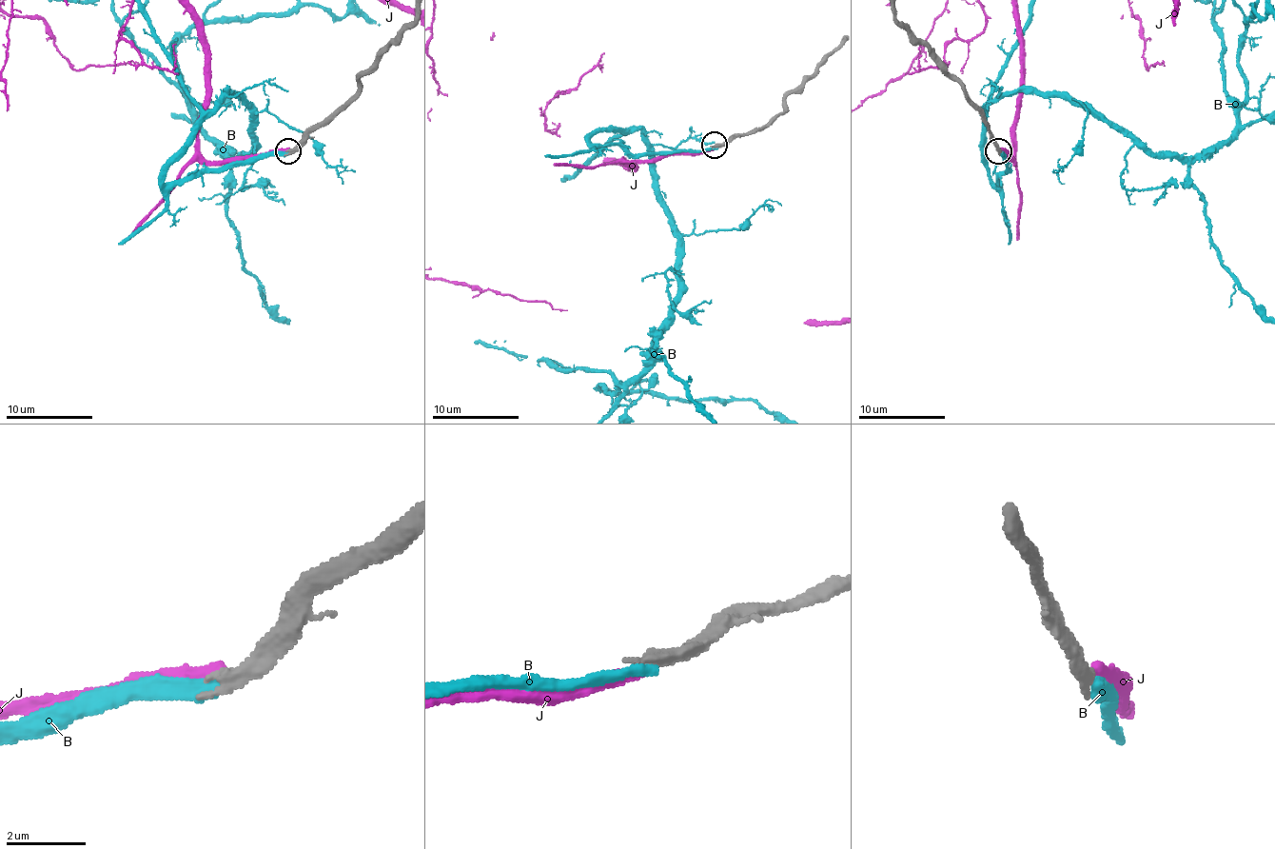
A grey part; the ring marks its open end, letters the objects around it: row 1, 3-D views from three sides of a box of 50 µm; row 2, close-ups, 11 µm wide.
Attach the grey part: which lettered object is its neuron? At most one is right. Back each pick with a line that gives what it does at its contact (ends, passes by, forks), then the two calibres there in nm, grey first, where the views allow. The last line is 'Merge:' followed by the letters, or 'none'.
Merge: none

